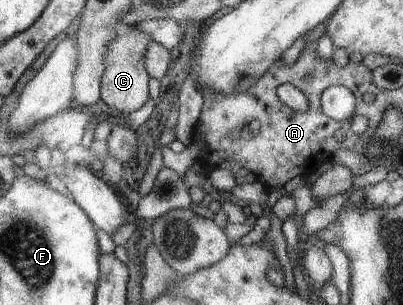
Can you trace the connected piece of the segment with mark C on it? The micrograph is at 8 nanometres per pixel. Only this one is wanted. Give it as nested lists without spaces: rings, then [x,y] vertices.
[[[122,27],[119,34],[110,42],[104,54],[104,71],[100,78],[100,99],[119,113],[130,113],[147,102],[147,80],[149,75],[144,70],[146,46],[151,41],[144,32]]]

